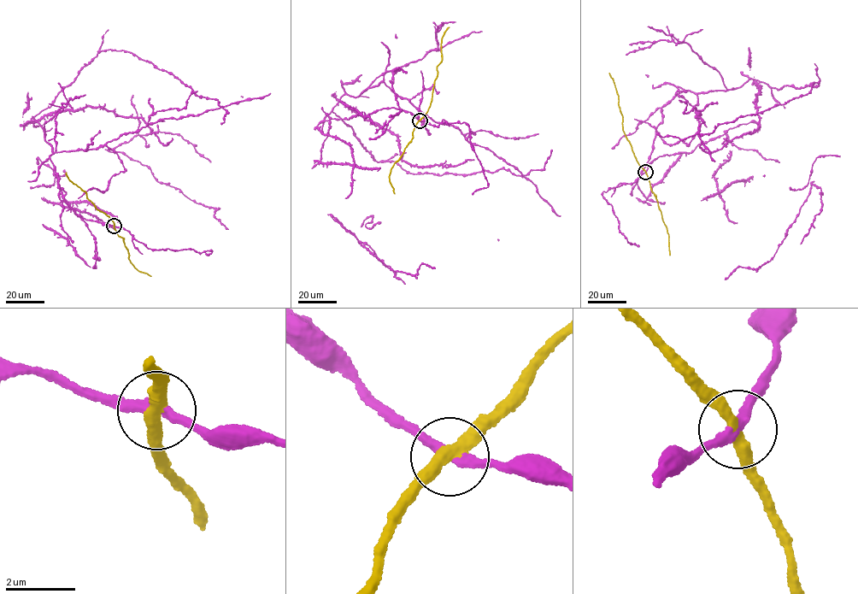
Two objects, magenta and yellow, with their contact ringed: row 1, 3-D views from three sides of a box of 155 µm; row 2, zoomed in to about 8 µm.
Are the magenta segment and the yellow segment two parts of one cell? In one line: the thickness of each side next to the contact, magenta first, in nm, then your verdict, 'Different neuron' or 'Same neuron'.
Thickness 260 nm (magenta) against 340 nm. Different neuron

